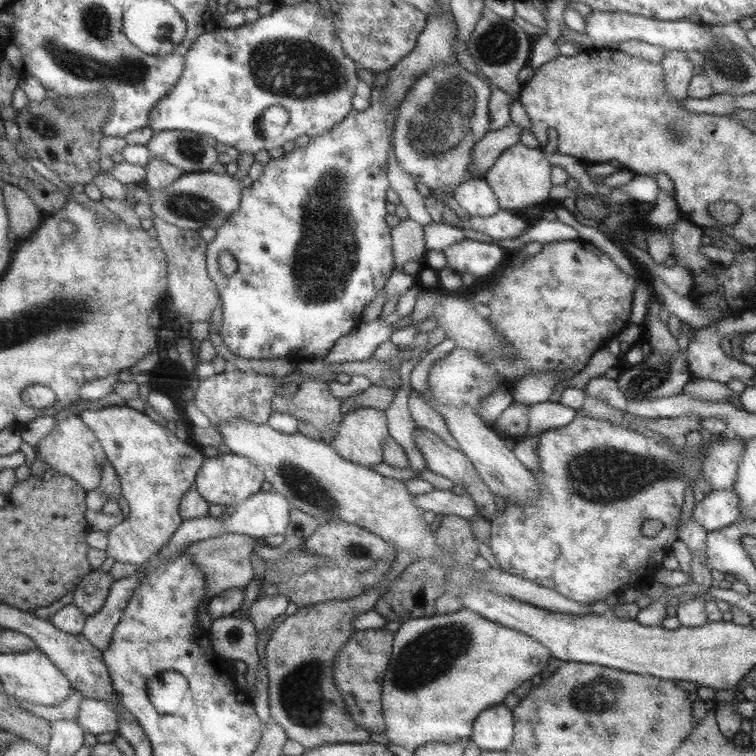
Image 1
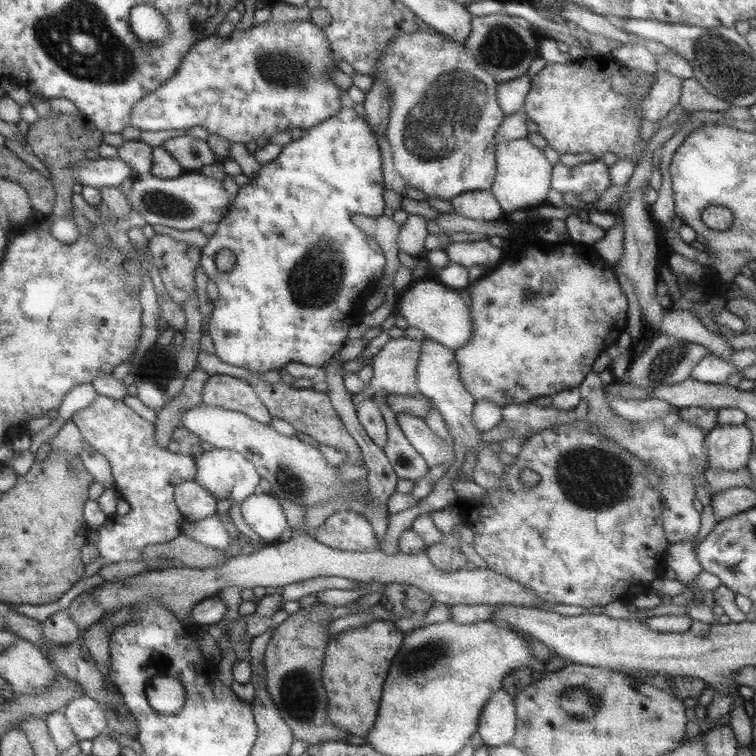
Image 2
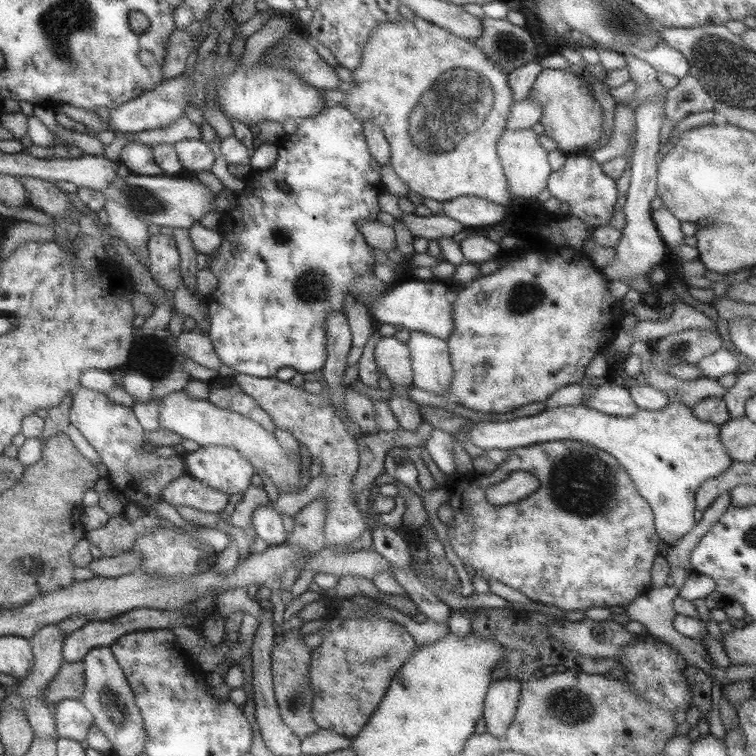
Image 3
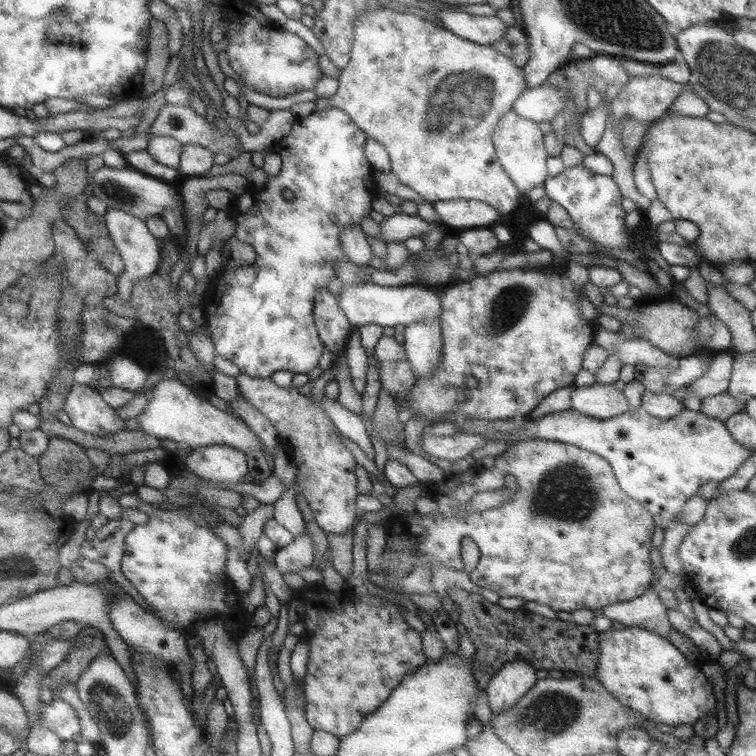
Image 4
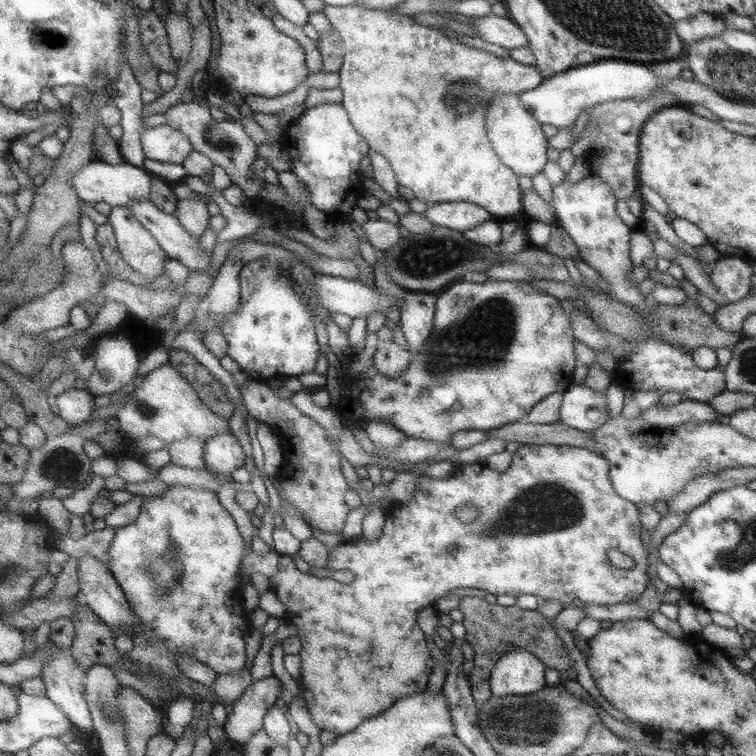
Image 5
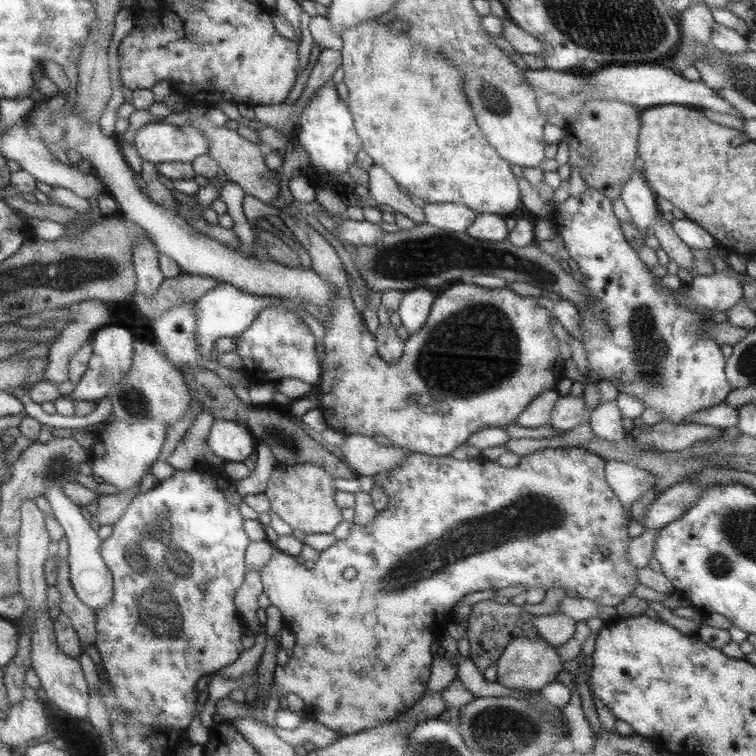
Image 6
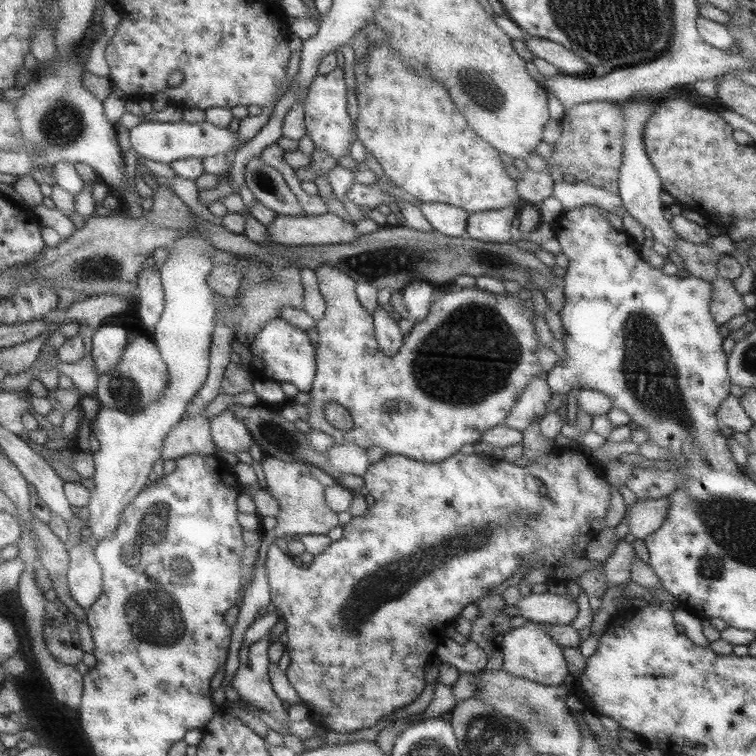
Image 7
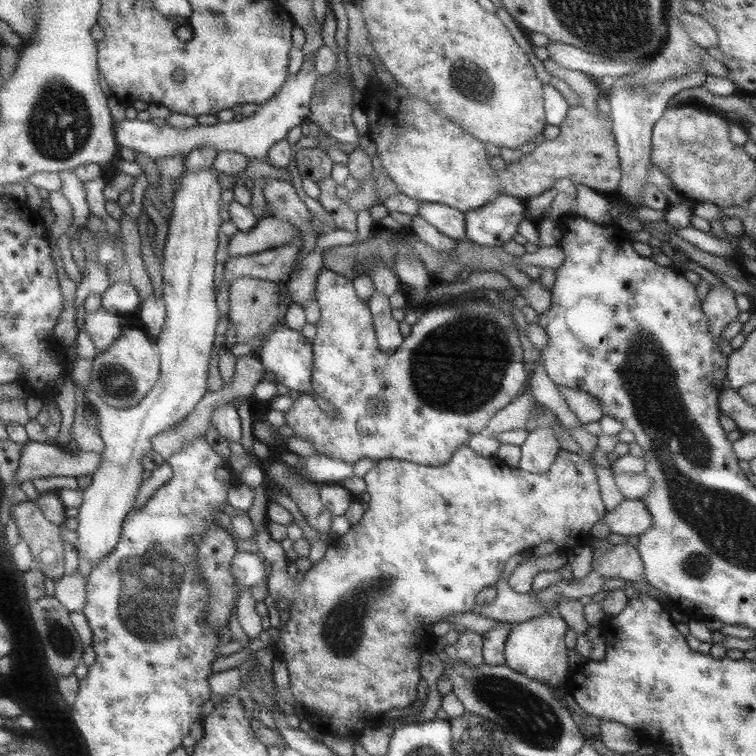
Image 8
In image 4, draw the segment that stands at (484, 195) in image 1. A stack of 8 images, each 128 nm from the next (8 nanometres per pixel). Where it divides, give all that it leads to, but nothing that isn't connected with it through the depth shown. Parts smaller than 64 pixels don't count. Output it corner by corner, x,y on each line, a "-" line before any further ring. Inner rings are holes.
460,198
434,202
432,205
440,216
440,222
451,228
452,232
488,226
501,215
494,207
478,200

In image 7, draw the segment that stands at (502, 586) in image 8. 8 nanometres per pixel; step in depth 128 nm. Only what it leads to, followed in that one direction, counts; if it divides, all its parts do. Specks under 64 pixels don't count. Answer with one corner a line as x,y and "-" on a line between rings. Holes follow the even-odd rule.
530,594
522,596
514,605
518,609
518,616
534,623
571,625
578,616
579,607
572,604
564,595

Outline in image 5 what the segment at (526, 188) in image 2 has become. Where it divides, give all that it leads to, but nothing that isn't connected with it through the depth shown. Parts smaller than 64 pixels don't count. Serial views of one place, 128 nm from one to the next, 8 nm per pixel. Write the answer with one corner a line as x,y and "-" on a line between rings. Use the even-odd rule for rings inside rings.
497,94
488,102
486,108
486,131
493,150
498,154
501,162
508,166
518,177
534,177
542,172
548,161
549,140
542,132
542,124
532,116
519,99
519,94

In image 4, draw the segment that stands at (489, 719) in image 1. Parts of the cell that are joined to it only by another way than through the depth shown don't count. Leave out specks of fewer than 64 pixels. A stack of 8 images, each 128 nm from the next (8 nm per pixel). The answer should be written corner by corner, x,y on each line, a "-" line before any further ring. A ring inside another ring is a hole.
512,661
502,666
485,688
493,714
512,708
538,681
536,672
533,664
526,661

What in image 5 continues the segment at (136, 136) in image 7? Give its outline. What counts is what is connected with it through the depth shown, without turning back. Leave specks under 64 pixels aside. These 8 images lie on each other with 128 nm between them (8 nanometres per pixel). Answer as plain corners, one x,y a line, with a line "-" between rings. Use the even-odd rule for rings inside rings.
166,124
144,130
141,146
145,158
180,165
194,152
186,134
170,129

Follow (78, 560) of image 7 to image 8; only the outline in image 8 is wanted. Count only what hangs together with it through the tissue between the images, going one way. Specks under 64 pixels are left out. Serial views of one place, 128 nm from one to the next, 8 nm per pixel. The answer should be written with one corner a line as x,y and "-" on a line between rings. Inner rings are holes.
76,569
55,583
54,598
70,612
82,613
86,603
87,577

